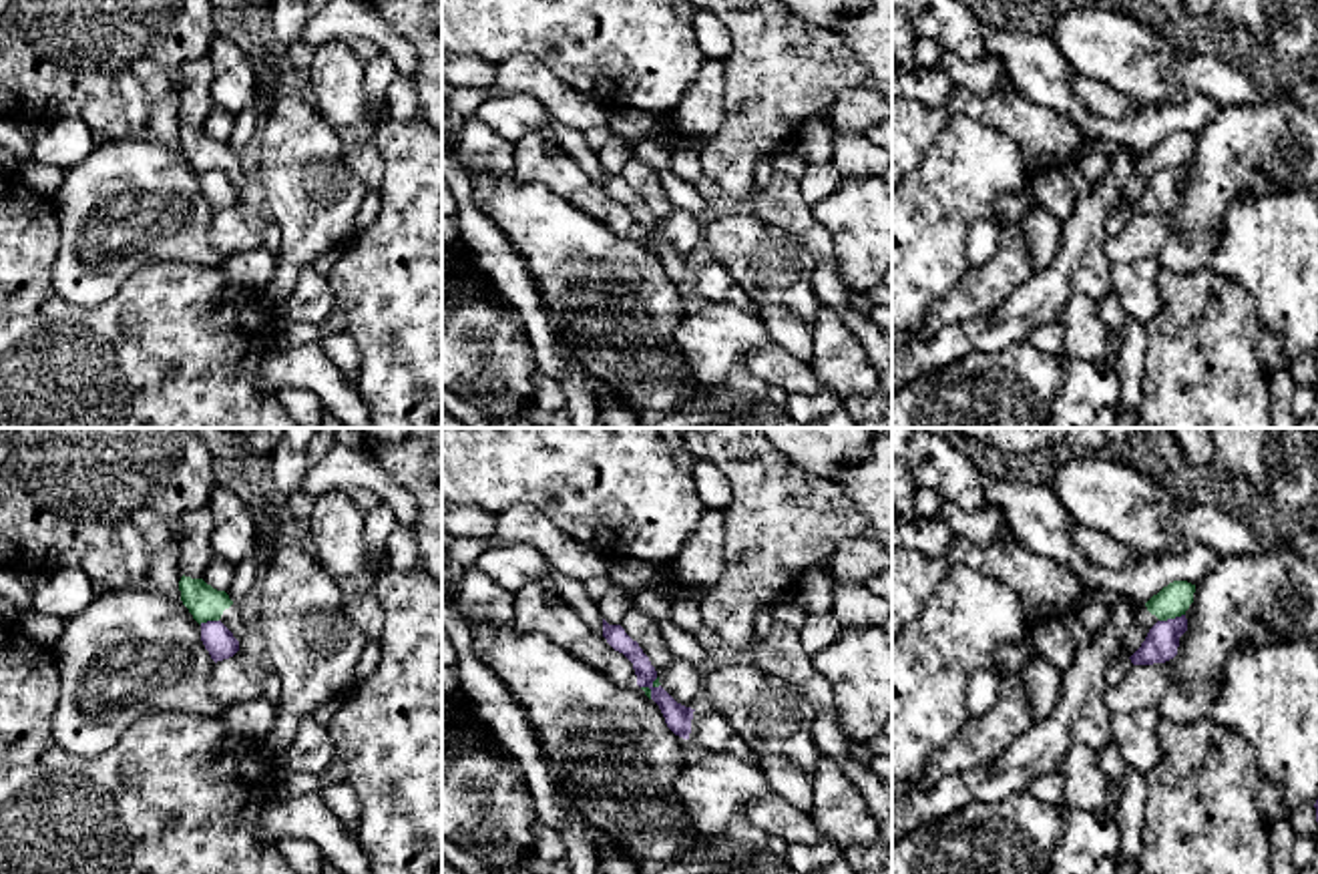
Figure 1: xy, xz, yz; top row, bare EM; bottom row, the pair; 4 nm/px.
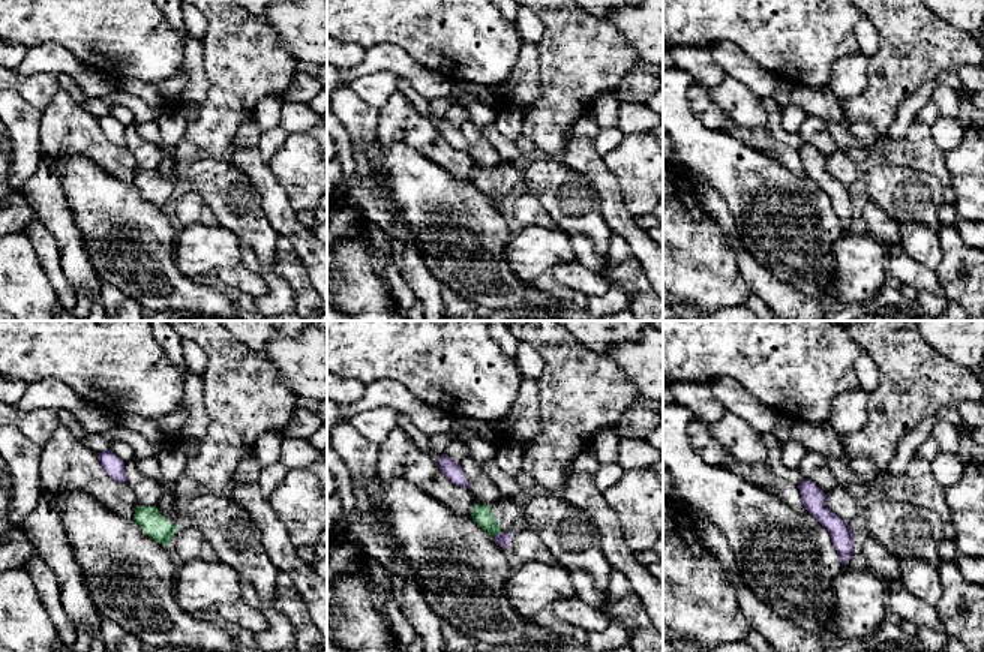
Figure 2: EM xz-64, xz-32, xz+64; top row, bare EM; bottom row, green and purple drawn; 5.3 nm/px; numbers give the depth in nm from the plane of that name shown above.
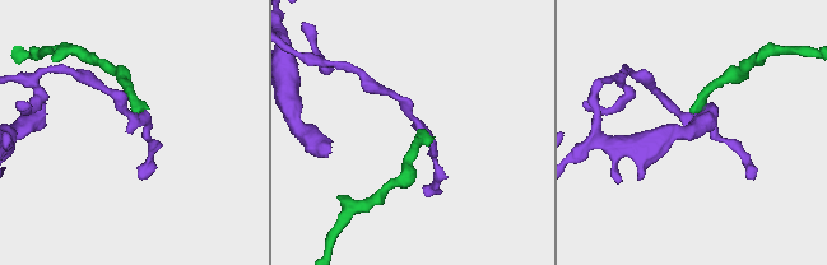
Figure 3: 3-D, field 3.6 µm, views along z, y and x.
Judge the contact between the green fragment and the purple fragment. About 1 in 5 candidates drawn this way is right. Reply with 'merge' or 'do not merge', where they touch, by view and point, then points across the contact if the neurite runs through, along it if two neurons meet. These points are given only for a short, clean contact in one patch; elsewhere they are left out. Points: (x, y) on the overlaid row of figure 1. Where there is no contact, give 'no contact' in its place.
do not merge | yz (1172, 617) | along yz (1184, 613), (1160, 621)

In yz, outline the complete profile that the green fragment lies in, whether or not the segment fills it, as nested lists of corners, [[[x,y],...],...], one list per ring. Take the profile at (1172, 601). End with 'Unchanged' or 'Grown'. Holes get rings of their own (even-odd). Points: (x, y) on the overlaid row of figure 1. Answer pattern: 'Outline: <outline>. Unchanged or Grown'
Outline: [[[1173,581],[1137,609],[1133,625],[1121,637],[1115,657],[1131,657],[1145,641],[1149,629],[1157,621],[1167,621],[1185,615],[1193,603],[1195,585]]]. Grown

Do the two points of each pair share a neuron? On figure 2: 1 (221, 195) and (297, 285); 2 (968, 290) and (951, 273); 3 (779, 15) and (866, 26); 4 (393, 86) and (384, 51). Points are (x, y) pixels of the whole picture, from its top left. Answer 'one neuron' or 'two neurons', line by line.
1: two neurons
2: one neuron
3: two neurons
4: two neurons

